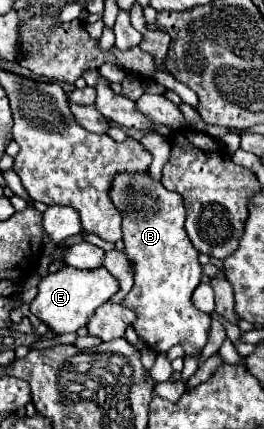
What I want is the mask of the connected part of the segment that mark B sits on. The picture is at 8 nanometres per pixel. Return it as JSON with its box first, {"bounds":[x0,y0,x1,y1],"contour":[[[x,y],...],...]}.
{"bounds":[110,172,210,354],"contour":[[[120,172],[110,186],[110,200],[122,216],[124,254],[134,274],[134,286],[122,304],[136,312],[134,330],[154,352],[182,344],[186,354],[200,354],[208,342],[210,316],[192,304],[192,292],[202,280],[198,252],[184,230],[186,208],[178,192],[166,190],[150,172]]]}

